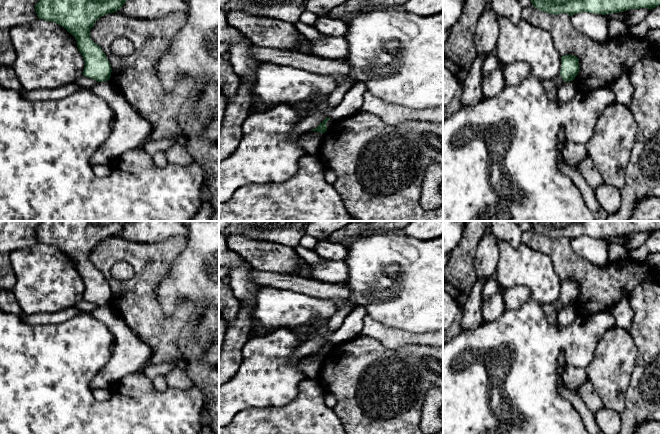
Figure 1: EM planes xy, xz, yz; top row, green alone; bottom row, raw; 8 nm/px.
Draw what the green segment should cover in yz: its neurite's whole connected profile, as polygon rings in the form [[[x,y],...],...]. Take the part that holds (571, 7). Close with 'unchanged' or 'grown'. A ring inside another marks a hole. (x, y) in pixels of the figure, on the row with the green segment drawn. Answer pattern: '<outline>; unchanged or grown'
[[[531,0],[531,2],[532,5],[540,11],[553,15],[567,13],[569,16],[581,12],[606,15],[624,12],[629,9],[648,8],[651,10],[660,5],[660,0]]]; unchanged

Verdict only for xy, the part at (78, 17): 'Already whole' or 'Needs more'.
Already whole

